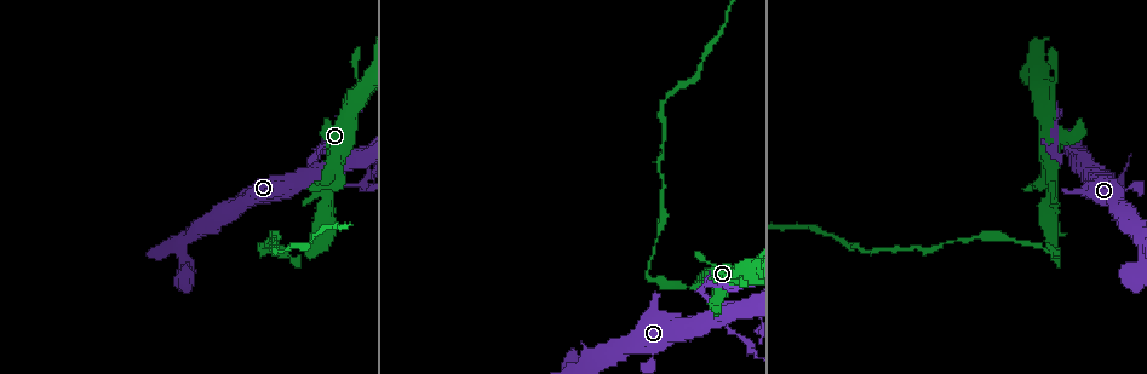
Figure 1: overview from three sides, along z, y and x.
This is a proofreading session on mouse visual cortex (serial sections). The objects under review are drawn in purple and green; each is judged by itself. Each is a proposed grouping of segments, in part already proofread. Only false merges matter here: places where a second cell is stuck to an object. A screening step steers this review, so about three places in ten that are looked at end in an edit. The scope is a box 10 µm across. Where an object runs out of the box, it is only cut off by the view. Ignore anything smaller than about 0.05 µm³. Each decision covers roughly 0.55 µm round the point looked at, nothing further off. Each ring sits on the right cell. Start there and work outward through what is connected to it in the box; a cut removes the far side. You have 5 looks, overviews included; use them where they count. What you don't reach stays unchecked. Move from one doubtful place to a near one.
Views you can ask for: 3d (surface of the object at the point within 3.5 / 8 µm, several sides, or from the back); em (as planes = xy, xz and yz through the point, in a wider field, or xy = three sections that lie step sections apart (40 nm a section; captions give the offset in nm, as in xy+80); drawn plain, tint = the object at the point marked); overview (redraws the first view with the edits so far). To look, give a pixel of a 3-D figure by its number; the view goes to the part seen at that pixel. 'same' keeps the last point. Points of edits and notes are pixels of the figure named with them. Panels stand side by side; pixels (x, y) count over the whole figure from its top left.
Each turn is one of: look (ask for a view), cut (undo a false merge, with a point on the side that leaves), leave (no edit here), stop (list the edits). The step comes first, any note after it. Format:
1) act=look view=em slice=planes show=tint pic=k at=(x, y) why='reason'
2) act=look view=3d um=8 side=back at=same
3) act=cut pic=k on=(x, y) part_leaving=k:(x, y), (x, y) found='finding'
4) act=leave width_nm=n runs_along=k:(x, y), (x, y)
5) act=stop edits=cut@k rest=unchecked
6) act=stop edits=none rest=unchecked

act=look view=3d um=8 pic=1 at=(687, 286) why='abrupt turn'

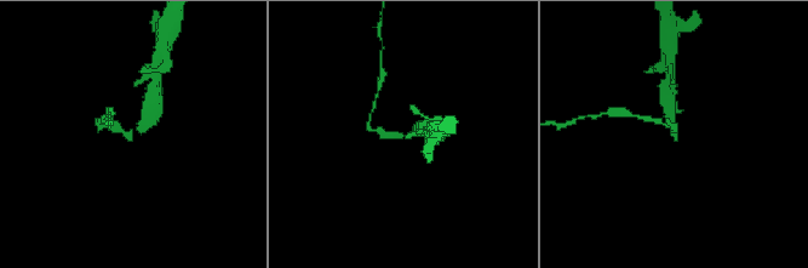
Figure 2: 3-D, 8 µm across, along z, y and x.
act=look view=em slice=xy step=5 show=tint at=same

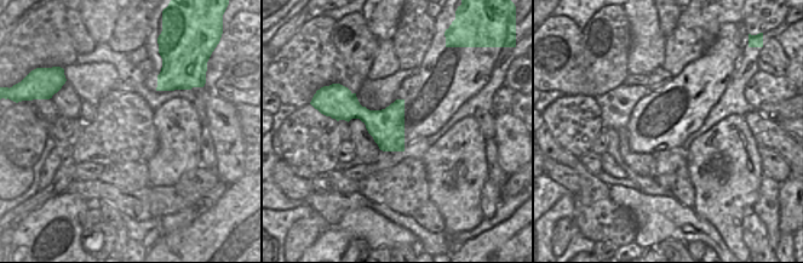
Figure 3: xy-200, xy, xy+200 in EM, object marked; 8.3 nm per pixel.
act=leave width_nm=300 runs_along=2:(153, 102), (130, 132), (102, 126) found='one cell here'

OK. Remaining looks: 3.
act=look view=3d um=8 pic=1 at=(1060, 154) why='sharp bend'

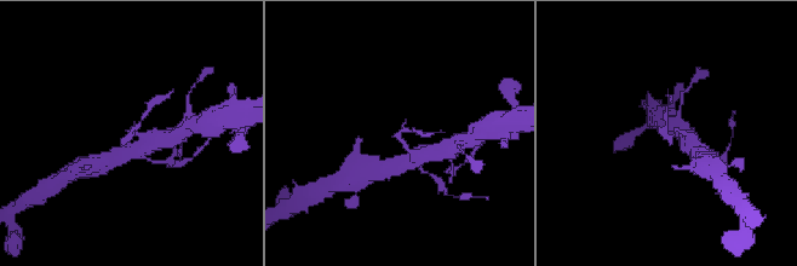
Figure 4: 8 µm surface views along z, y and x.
act=look view=em slice=xy step=5 show=tint at=same why='shape alone is not enough'

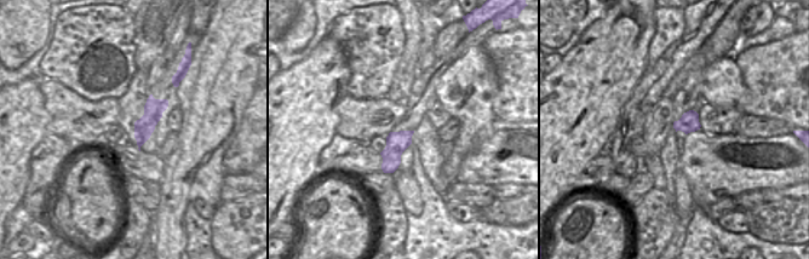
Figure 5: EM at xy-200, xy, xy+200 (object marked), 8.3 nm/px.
act=cut pic=4 on=(150, 104) part_leaving=4:(130, 134), (149, 108), (161, 98) found='a second cell is stuck on'

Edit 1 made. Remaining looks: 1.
act=stop edits=cut@4 rest=unchecked

